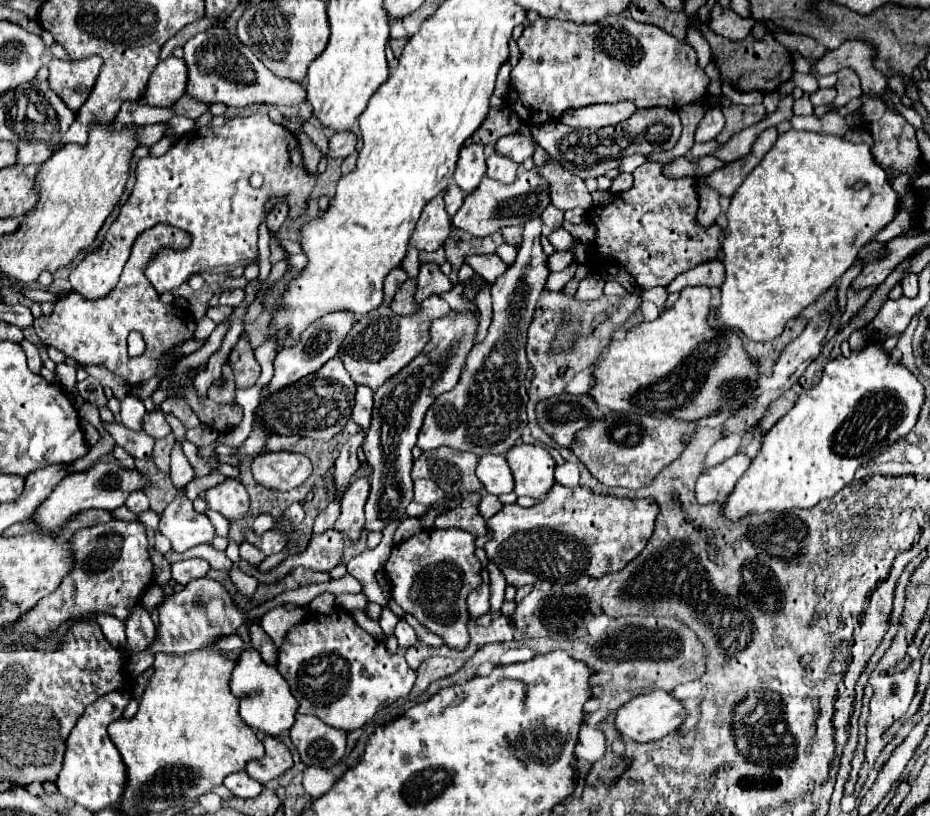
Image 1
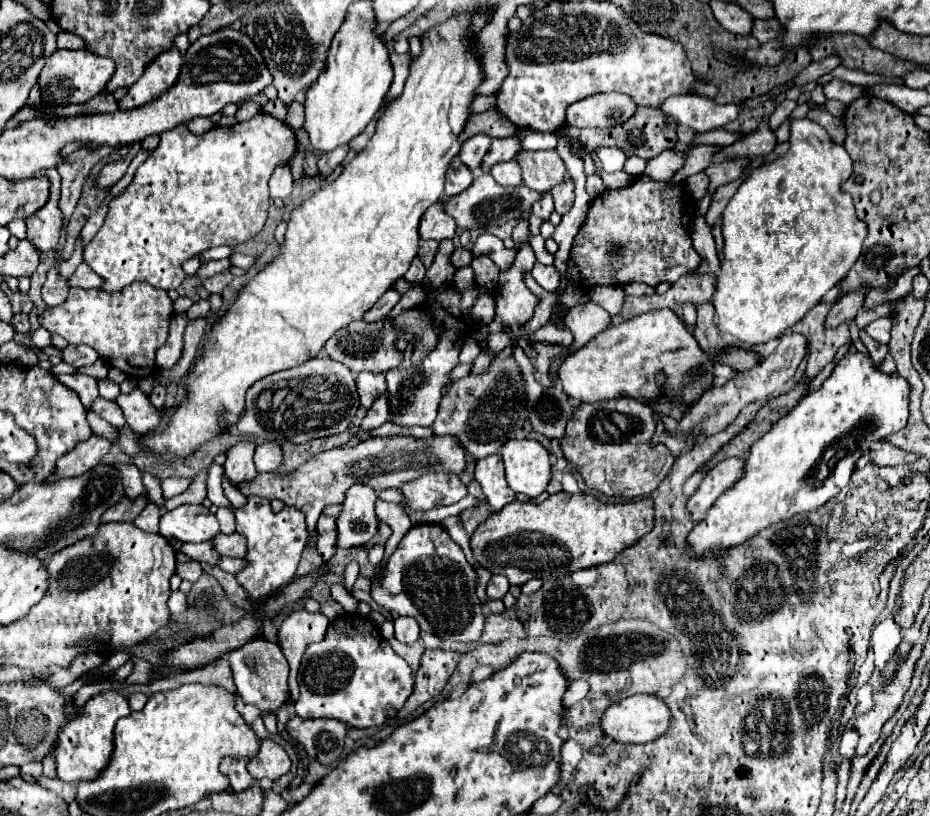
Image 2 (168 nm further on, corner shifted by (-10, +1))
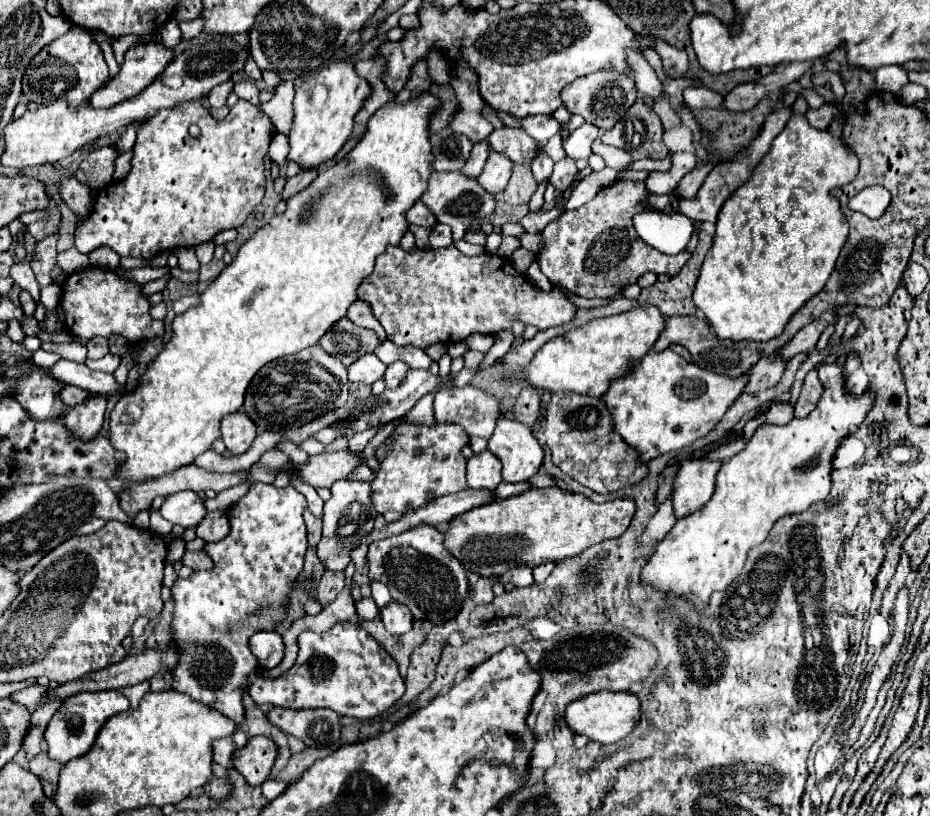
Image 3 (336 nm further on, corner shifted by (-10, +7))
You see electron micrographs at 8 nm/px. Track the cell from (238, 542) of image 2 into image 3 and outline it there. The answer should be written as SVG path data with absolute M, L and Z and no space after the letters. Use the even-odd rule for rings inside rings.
M212 511L210 515L206 515L206 519L200 523L200 527L196 527L196 535L202 537L208 543L216 543L220 539L224 539L224 535L228 535L228 517L224 511Z

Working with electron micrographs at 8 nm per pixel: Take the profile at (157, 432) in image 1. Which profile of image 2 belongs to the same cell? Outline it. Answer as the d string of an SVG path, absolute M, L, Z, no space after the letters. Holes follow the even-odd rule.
M134 387L128 395L120 393L114 403L122 409L126 423L138 435L154 431L160 423L160 411L150 403L148 395L140 387Z

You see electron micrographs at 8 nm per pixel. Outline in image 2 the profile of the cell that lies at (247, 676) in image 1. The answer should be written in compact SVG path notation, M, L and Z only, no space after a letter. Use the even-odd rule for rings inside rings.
M256 637L248 641L240 649L228 653L234 683L238 687L238 695L248 705L256 705L260 711L276 711L288 699L288 661L280 649L280 645L266 641L264 637Z

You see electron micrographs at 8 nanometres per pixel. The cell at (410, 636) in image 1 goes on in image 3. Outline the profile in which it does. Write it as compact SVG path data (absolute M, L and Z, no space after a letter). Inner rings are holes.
M392 601L388 607L382 607L382 609L380 609L380 615L382 615L384 627L386 627L392 635L404 635L404 633L412 631L414 617L412 617L412 613L408 611L408 607Z

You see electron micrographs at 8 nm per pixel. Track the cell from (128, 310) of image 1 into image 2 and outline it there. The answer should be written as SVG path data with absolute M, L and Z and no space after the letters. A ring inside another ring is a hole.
M135 281L126 285L118 293L106 293L102 289L82 289L70 287L68 299L58 307L48 307L40 315L40 325L46 327L50 333L62 335L68 343L86 343L98 351L98 355L112 367L124 371L128 377L150 377L155 368L155 352L168 339L168 325L172 319L172 299L162 289L156 289L150 284Z

